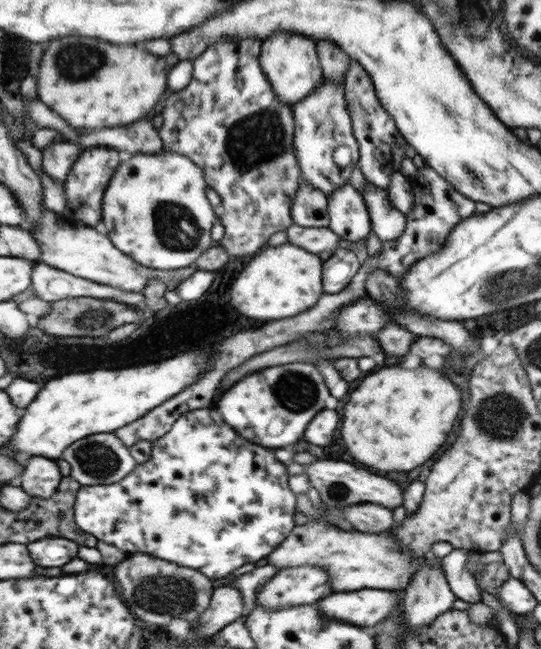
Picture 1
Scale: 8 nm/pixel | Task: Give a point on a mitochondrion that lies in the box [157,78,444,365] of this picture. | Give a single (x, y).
(258, 137)

